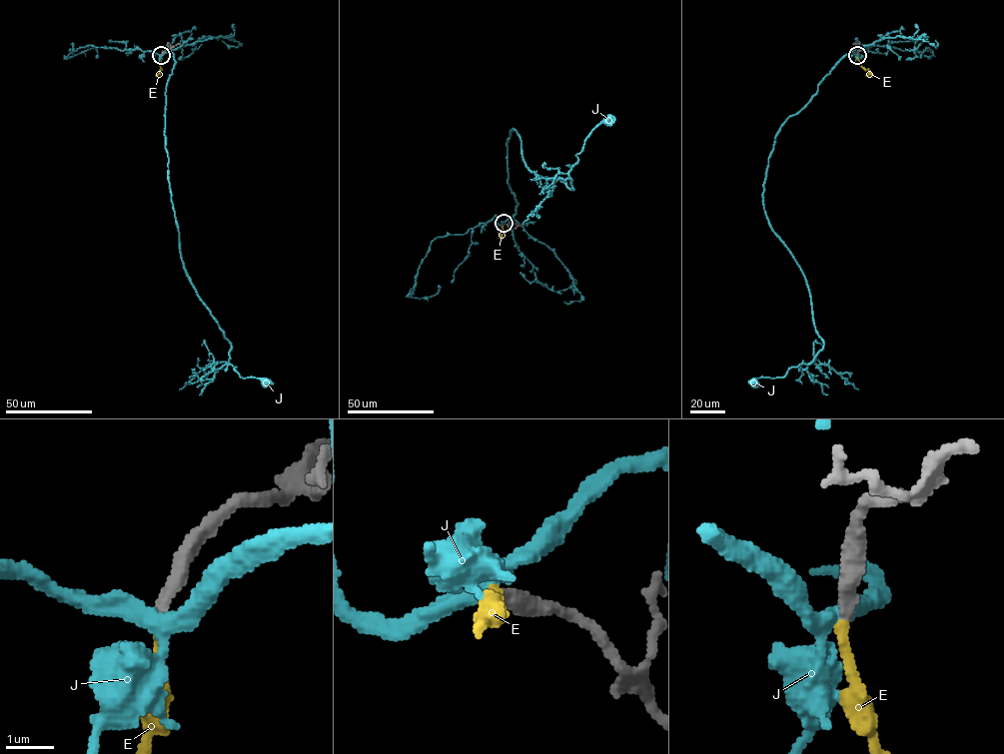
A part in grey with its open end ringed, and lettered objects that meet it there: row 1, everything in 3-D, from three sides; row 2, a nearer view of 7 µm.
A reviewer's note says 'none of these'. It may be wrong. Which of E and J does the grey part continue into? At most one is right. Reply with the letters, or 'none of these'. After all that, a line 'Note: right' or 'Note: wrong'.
E
Note: wrong

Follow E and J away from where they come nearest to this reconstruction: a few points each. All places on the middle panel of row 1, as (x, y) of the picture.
E: (503, 224), (503, 234), (502, 236), (498, 232)
J: (503, 223), (517, 204), (507, 184), (511, 130), (532, 172), (572, 189), (568, 171), (576, 155), (607, 120)

